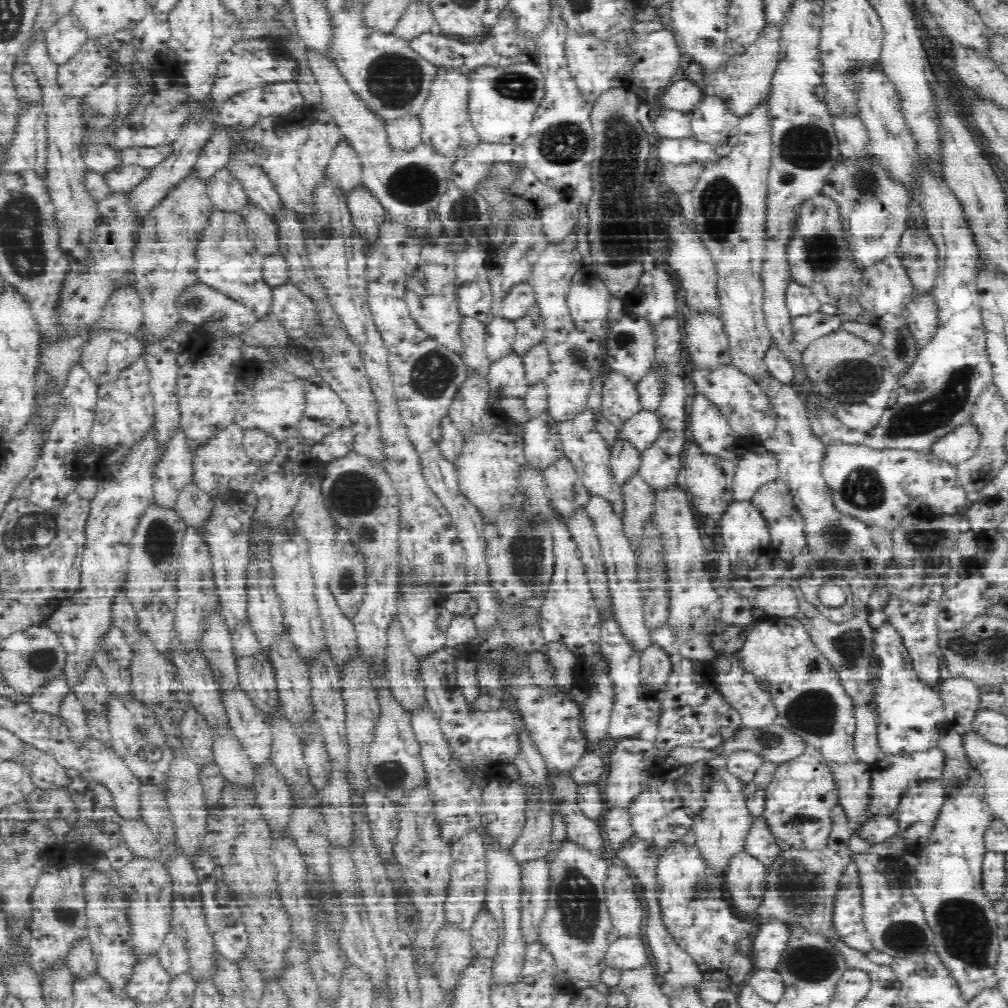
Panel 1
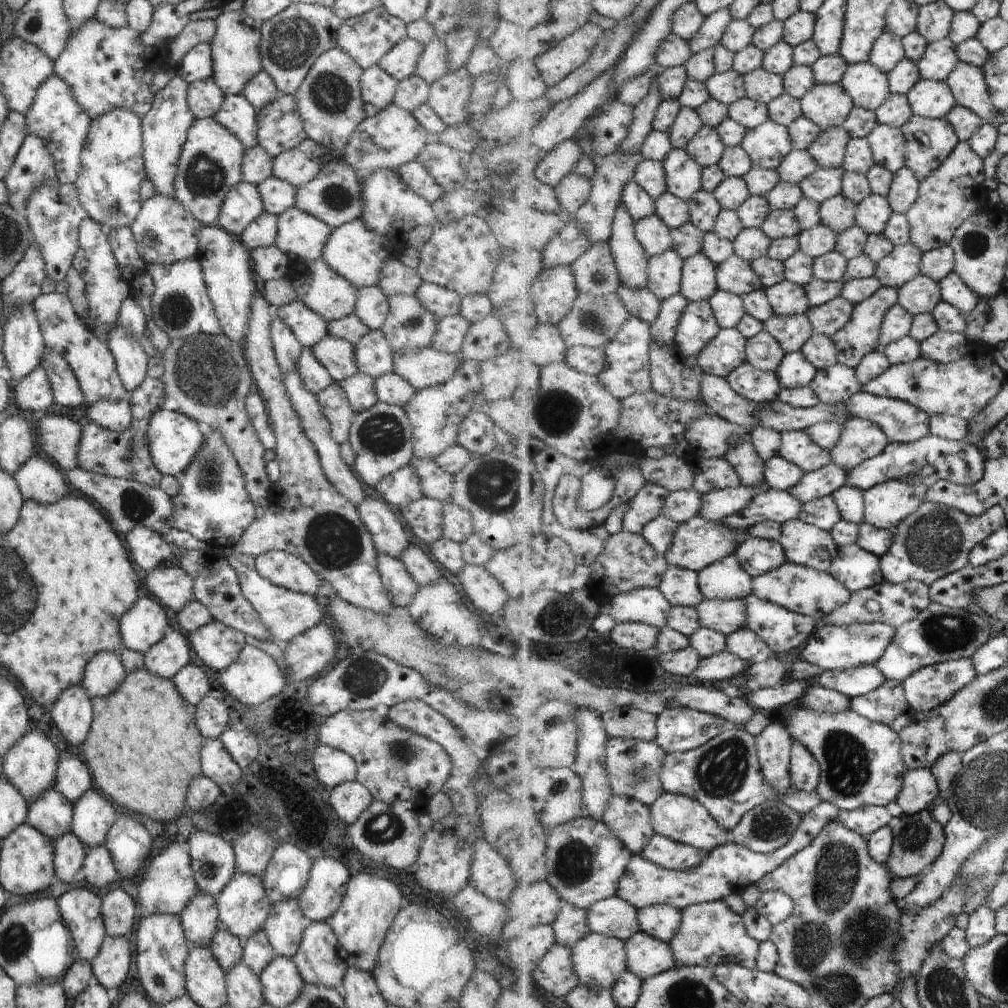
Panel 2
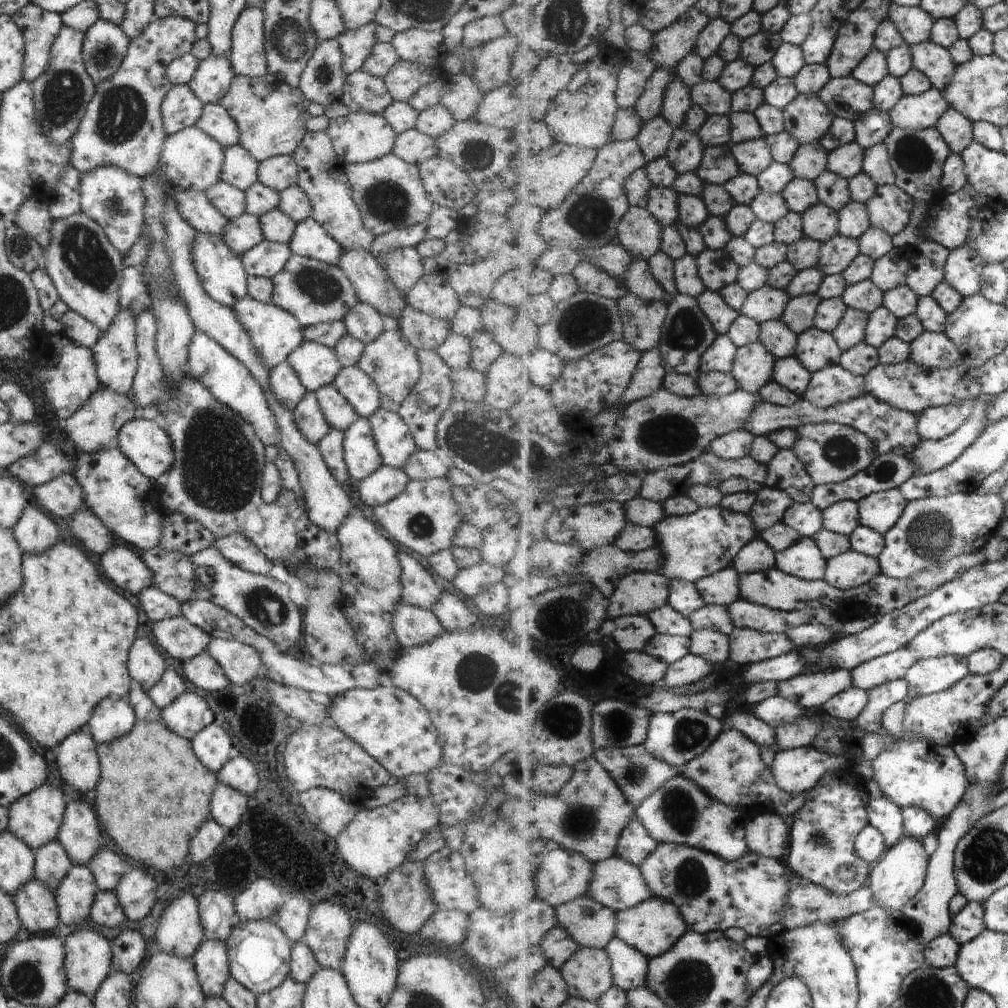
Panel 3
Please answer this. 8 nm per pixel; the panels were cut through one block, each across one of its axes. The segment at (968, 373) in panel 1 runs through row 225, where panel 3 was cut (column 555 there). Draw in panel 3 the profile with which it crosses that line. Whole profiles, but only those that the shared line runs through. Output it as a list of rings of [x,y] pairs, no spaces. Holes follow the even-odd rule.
[[[559,924],[548,932],[541,945],[549,964],[558,969],[581,948]]]

